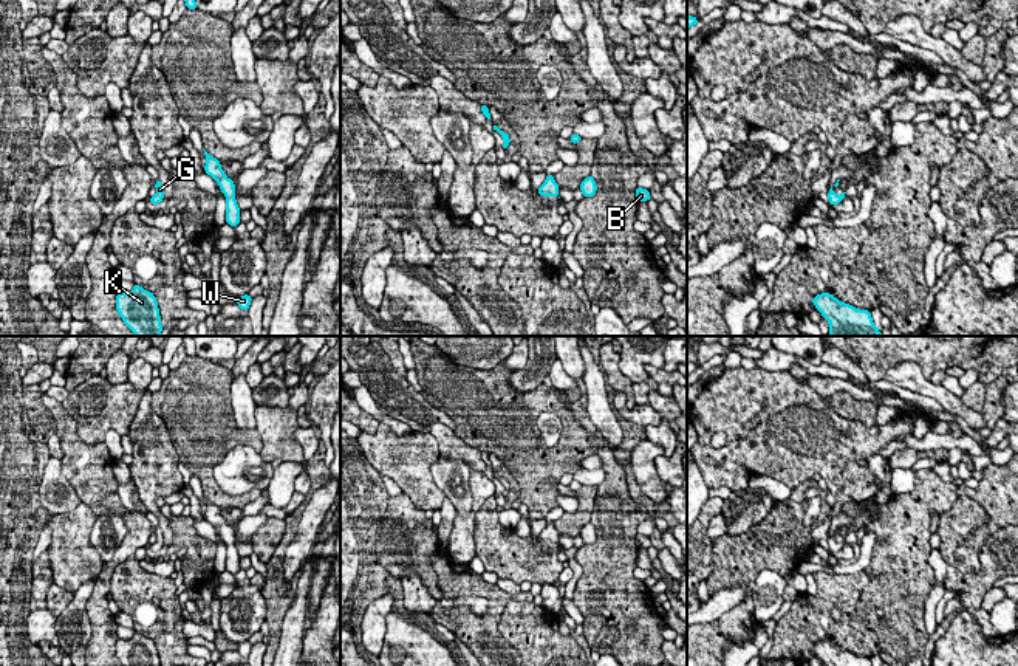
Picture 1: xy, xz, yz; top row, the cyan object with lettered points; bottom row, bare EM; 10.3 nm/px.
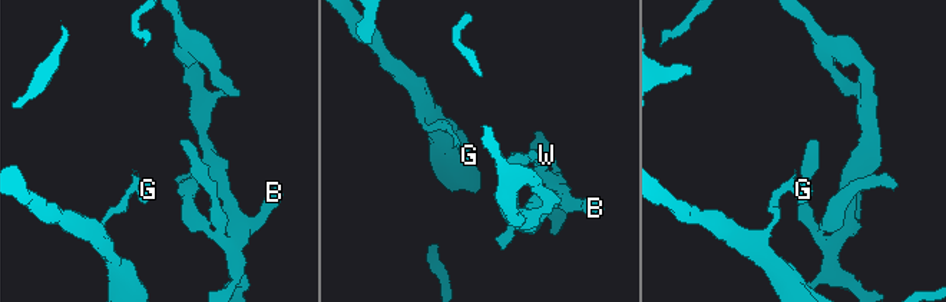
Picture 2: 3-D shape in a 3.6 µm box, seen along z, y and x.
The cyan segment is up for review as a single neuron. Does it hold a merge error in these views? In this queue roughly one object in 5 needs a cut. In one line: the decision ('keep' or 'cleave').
keep

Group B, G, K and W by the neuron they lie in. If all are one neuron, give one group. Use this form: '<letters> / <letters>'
B G K W

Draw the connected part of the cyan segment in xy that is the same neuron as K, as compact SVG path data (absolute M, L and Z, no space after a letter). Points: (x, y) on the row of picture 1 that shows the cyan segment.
M135 283L130 293L118 291L116 310L136 336L161 336L162 325L156 297L141 285Z

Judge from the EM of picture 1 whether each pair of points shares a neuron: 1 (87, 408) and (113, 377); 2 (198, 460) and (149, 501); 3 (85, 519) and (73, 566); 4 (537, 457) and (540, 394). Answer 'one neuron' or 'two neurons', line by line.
1: two neurons
2: two neurons
3: one neuron
4: one neuron

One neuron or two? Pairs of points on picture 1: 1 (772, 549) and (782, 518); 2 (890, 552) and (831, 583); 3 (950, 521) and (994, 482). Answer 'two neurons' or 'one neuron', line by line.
1: one neuron
2: one neuron
3: two neurons

